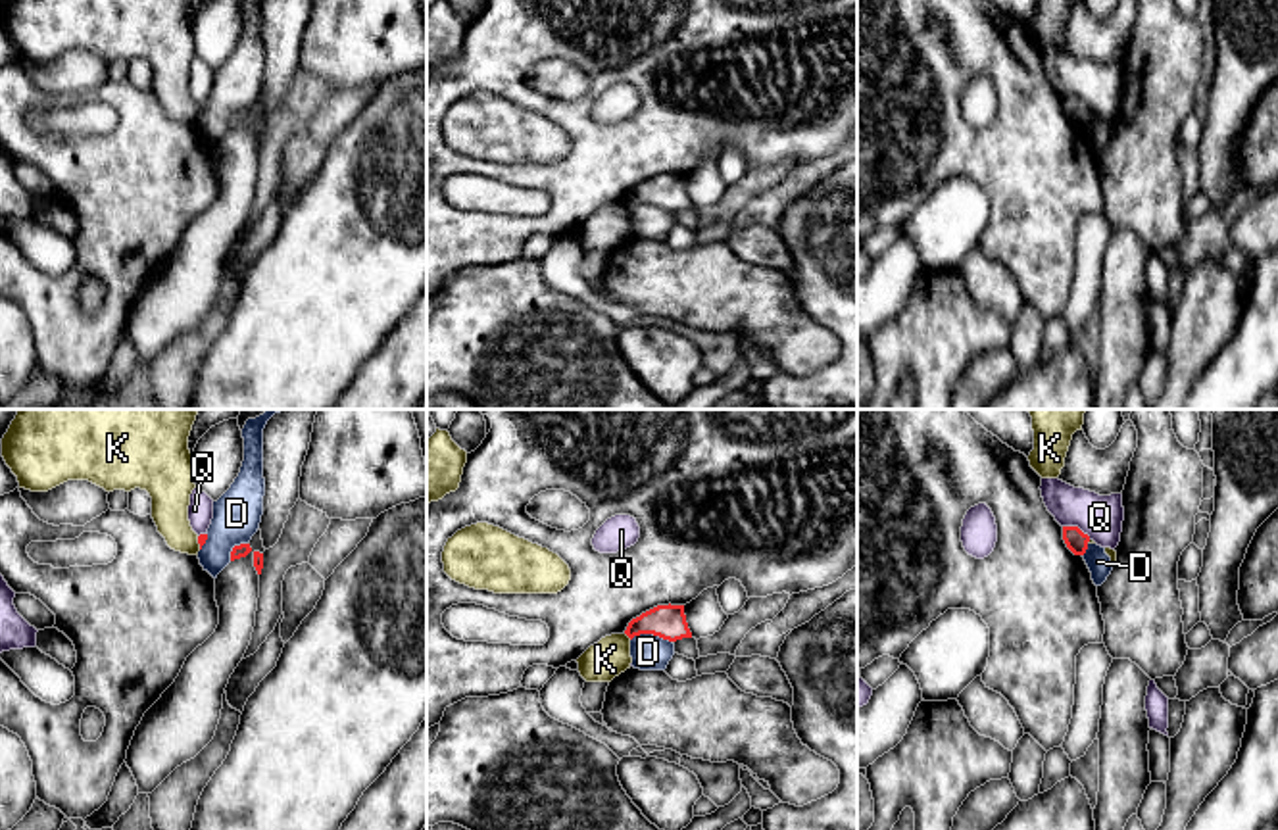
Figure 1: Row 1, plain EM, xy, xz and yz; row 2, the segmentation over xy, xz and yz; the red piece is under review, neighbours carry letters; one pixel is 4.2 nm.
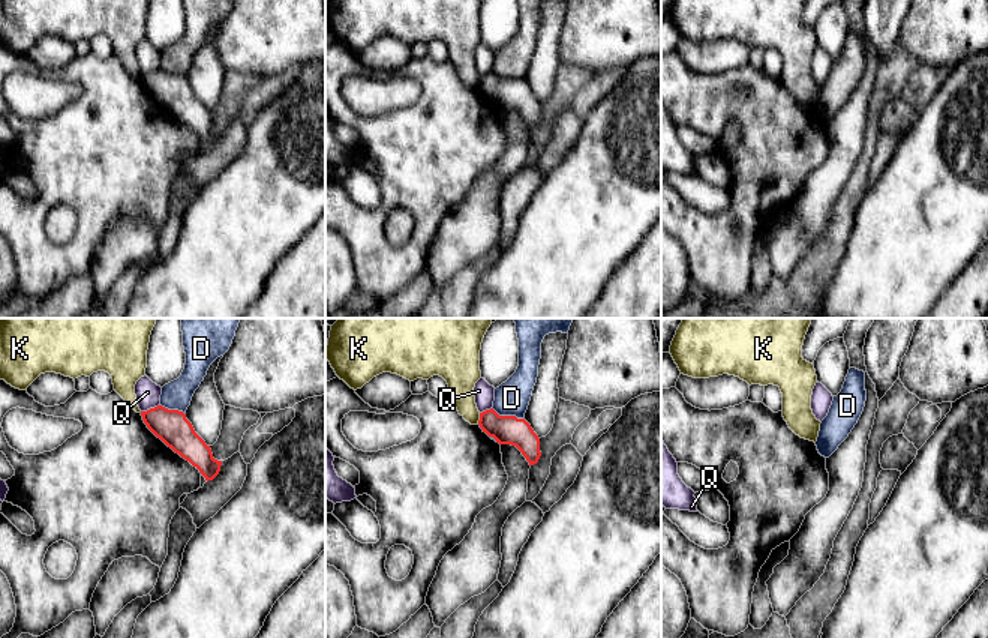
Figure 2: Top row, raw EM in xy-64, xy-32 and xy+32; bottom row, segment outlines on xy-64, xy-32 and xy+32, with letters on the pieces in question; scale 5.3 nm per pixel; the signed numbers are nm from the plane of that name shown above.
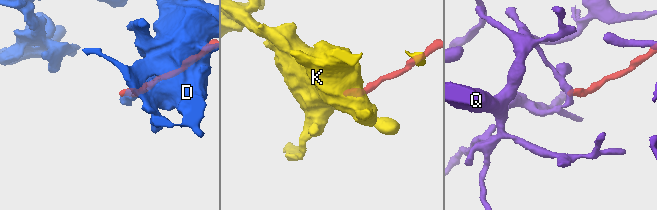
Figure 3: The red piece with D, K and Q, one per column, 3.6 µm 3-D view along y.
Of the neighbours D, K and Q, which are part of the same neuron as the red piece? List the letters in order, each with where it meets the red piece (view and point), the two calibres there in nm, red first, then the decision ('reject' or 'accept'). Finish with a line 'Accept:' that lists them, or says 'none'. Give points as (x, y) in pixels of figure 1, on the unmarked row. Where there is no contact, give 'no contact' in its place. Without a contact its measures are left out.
D: contact xz (652, 202); calibres 140 and 150 nm; reject
K: contact xz (629, 206); calibres 140 and 160 nm; reject
Q: contact yz (1077, 97); calibres 90 and 180 nm; reject
Accept: none

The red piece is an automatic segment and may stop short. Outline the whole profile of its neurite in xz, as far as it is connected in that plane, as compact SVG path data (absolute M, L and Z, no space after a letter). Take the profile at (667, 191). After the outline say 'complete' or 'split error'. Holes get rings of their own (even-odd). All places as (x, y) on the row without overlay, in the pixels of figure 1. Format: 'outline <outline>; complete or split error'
outline M657 175L640 186L632 188L625 200L632 209L640 204L653 204L669 211L692 208L686 192L684 175Z; complete

